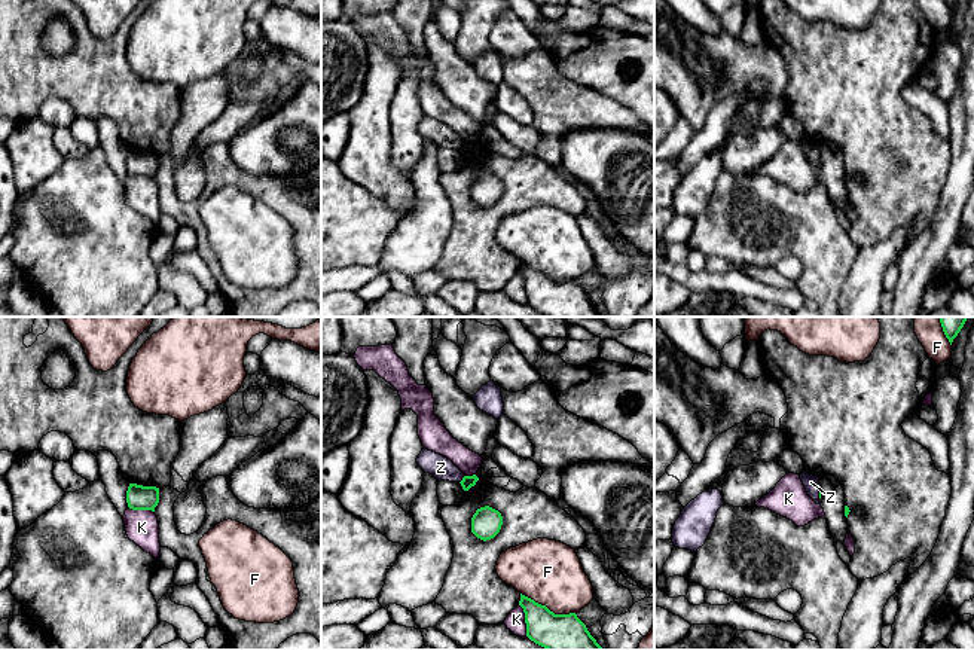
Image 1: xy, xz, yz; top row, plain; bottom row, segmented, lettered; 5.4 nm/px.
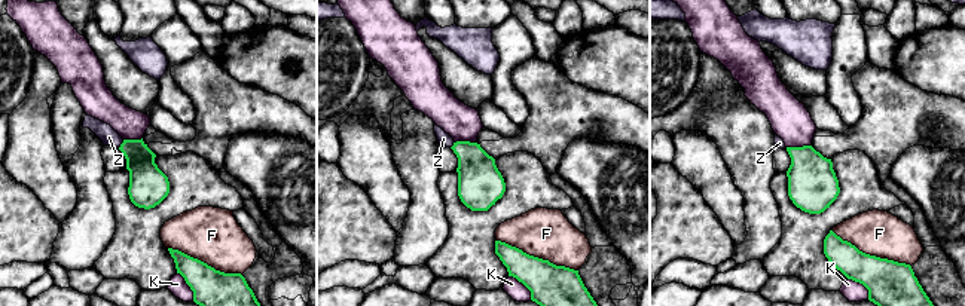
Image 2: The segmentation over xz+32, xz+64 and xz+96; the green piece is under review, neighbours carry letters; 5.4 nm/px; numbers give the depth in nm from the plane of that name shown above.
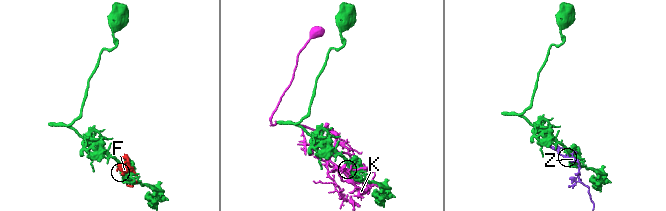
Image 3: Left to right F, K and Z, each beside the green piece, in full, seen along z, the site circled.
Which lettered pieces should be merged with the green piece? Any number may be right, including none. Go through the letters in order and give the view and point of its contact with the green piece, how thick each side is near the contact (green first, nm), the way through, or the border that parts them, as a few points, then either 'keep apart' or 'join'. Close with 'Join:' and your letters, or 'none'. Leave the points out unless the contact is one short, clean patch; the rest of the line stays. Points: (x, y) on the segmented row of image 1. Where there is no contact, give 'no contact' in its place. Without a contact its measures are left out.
F: meets green in xz at (546, 607); 260 nm thick on the green side, 340 nm on the other; keep apart
K: meets green in xz at (525, 620); 240 nm thick on the green side, 100 nm on the other; keep apart
Z: meets green in xz at (463, 479); 70 nm thick on the green side, 120 nm on the other; border along xz (464, 475), (460, 482); keep apart
Join: none

